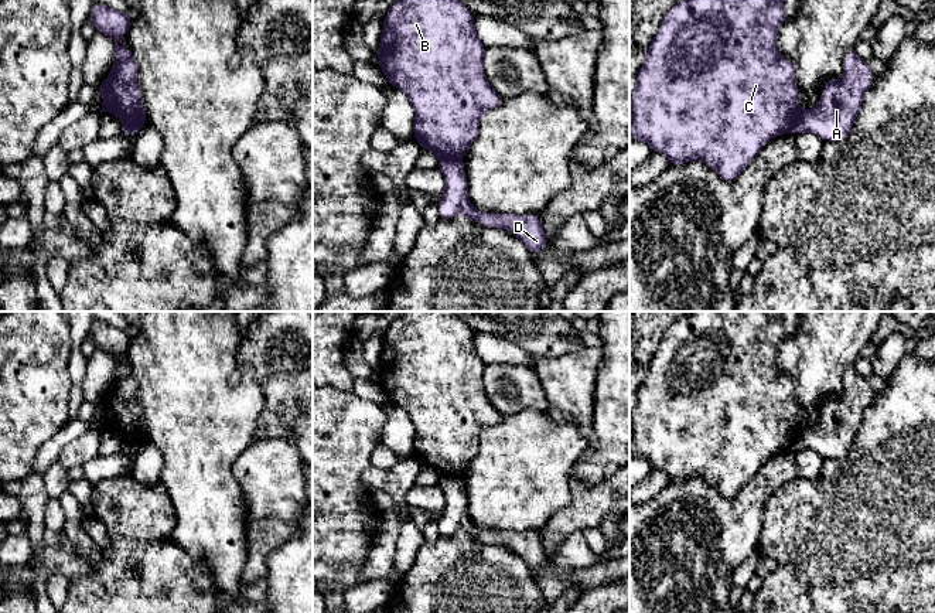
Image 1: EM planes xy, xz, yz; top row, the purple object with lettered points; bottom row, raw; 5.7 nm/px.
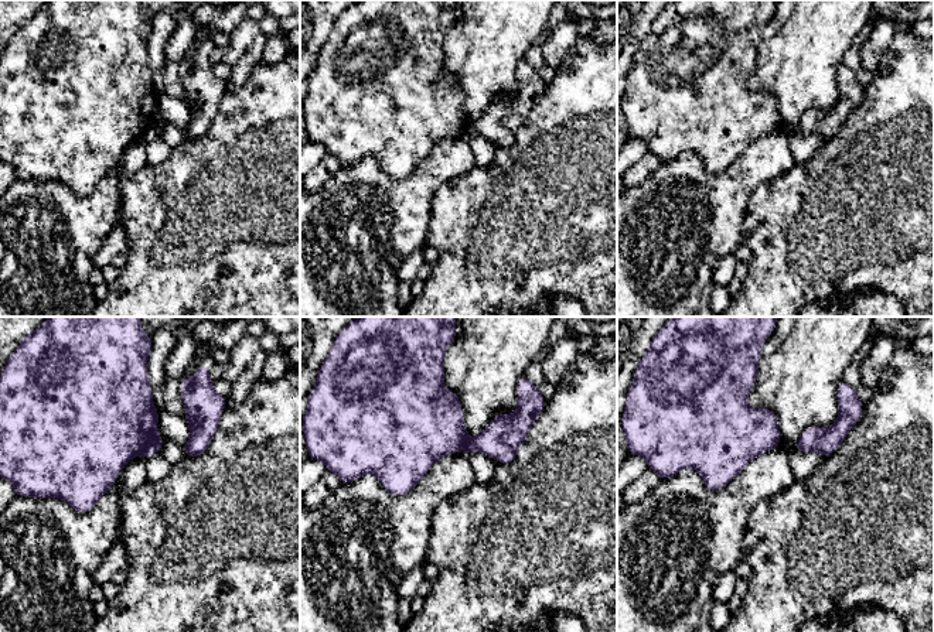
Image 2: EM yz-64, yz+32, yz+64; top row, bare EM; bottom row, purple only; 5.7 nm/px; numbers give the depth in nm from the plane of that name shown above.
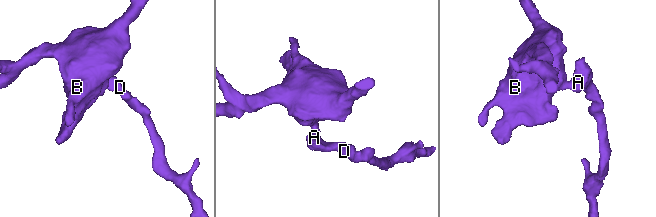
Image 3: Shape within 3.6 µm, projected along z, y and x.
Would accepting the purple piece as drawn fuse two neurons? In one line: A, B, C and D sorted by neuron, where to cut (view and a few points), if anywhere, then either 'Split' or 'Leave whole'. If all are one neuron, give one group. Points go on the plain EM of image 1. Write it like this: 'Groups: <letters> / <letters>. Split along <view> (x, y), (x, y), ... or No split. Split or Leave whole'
Groups: A D / B C. Split along xy (123, 440), (143, 442). Split

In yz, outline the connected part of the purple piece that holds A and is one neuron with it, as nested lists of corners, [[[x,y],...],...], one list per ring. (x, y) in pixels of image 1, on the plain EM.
[[[854,365],[843,378],[844,391],[840,398],[829,396],[822,409],[820,420],[802,429],[794,442],[794,450],[813,449],[825,459],[843,459],[859,432],[864,411],[871,405],[874,392]]]

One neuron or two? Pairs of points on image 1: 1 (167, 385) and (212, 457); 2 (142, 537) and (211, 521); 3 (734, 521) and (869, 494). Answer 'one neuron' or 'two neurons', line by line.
1: one neuron
2: two neurons
3: two neurons

